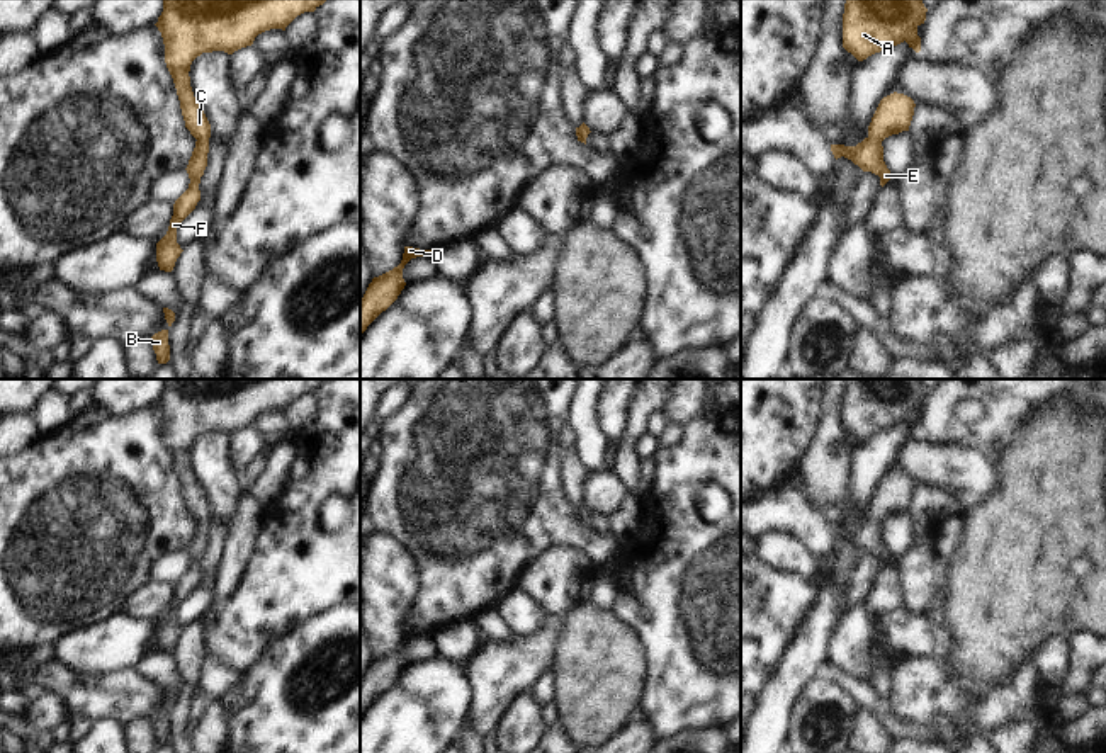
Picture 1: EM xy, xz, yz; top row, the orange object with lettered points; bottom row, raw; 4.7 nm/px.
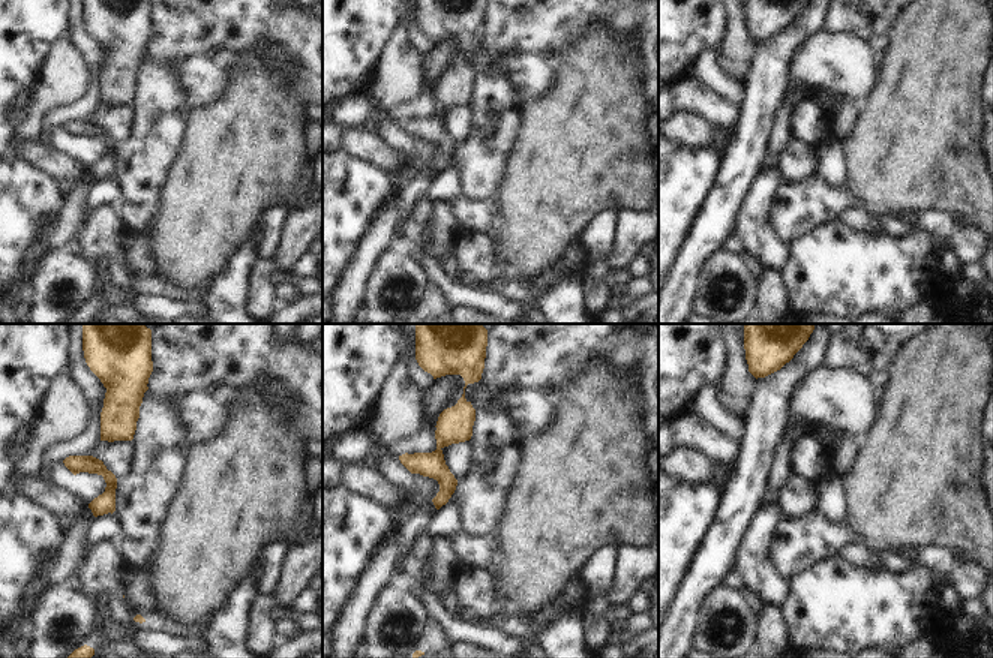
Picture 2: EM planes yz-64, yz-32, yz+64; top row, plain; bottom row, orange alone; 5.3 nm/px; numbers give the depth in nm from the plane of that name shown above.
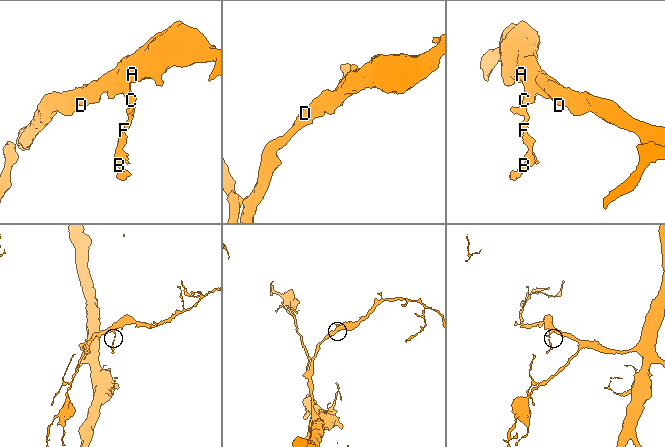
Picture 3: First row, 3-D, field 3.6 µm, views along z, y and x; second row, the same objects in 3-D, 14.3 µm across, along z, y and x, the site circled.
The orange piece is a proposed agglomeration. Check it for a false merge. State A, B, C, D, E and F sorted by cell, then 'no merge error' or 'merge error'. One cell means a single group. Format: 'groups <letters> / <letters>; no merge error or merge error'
groups A B C D E F; no merge error

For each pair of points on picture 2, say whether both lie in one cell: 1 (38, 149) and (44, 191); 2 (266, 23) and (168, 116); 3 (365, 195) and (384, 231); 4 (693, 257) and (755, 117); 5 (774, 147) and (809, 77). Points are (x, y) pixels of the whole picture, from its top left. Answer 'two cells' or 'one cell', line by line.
1: two cells
2: one cell
3: two cells
4: one cell
5: one cell

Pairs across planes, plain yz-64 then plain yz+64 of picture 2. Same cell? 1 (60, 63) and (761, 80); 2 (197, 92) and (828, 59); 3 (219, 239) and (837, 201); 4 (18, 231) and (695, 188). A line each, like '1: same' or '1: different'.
1: different
2: same
3: different
4: same

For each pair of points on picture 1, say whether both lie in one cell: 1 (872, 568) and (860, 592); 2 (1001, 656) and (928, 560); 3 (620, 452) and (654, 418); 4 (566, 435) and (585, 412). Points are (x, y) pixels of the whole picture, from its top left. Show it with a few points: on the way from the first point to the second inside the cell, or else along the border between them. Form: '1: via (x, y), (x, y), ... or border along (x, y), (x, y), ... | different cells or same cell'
1: via (867, 573), (860, 587) | same cell
2: border along (960, 544), (945, 582) | different cells
3: border along (658, 408), (646, 417), (644, 430) | different cells
4: border along (568, 425), (573, 432), (573, 449), (576, 452) | different cells

